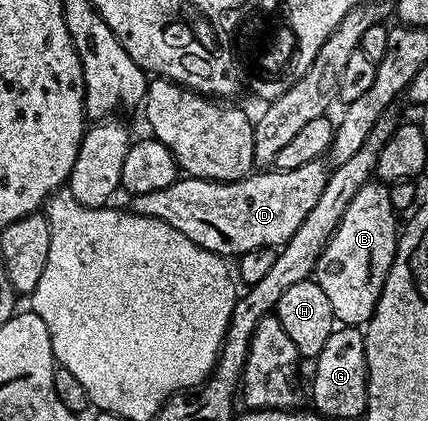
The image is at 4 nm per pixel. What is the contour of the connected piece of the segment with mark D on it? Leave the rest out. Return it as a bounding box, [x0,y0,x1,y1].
[131,160,330,256]

